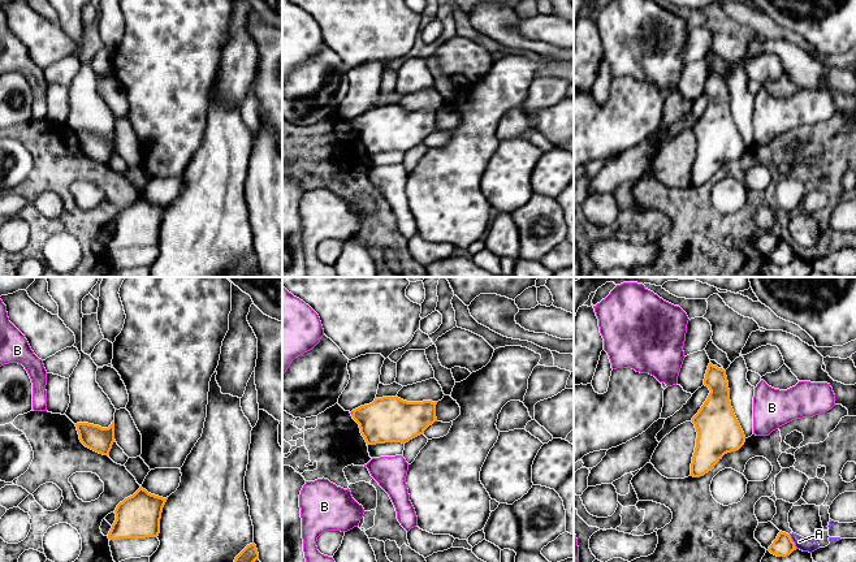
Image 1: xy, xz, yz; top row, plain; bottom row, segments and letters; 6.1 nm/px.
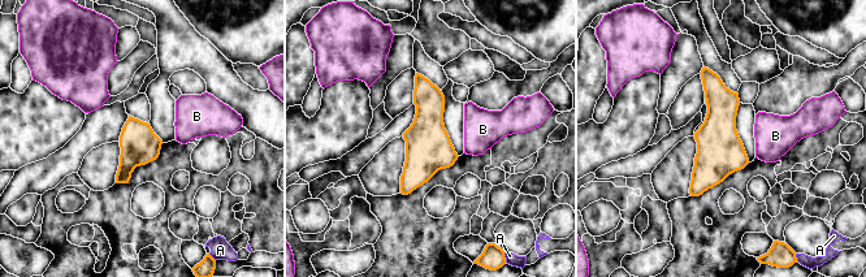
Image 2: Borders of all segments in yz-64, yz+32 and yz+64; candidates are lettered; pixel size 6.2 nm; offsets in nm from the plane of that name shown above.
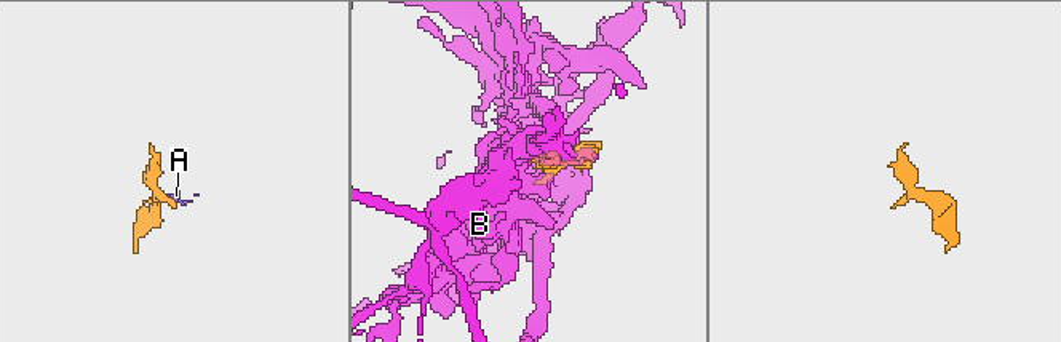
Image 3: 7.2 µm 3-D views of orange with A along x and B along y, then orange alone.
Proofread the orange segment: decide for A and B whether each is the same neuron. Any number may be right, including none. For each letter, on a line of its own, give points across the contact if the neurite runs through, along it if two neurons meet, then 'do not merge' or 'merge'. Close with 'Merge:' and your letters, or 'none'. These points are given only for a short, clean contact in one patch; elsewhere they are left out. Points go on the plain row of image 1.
A: do not merge
B: runs through xz (389, 128), (372, 128), (353, 122), (351, 120); merge
Merge: B

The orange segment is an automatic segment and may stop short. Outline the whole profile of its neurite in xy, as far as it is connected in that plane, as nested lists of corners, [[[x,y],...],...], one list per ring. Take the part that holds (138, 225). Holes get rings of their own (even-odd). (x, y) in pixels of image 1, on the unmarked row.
[[[142,195],[120,211],[114,219],[116,229],[108,247],[146,247],[157,246],[160,228],[167,207],[148,202]]]

